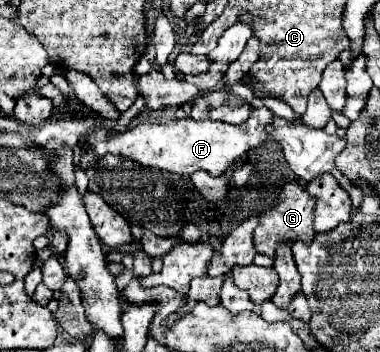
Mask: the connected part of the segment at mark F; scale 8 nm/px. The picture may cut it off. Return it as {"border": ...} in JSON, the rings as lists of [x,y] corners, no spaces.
{"border":[[[259,108],[253,110],[247,122],[243,122],[241,126],[215,120],[195,122],[193,118],[187,118],[187,120],[169,120],[165,124],[139,122],[137,126],[119,136],[111,136],[111,132],[105,128],[95,128],[87,138],[91,150],[83,154],[81,168],[83,170],[89,168],[93,162],[97,162],[97,158],[105,154],[123,154],[131,160],[137,160],[143,166],[153,166],[173,174],[193,174],[197,170],[205,170],[211,176],[221,176],[233,162],[243,158],[249,150],[267,144],[269,124],[273,124],[273,112],[267,108]]]}

